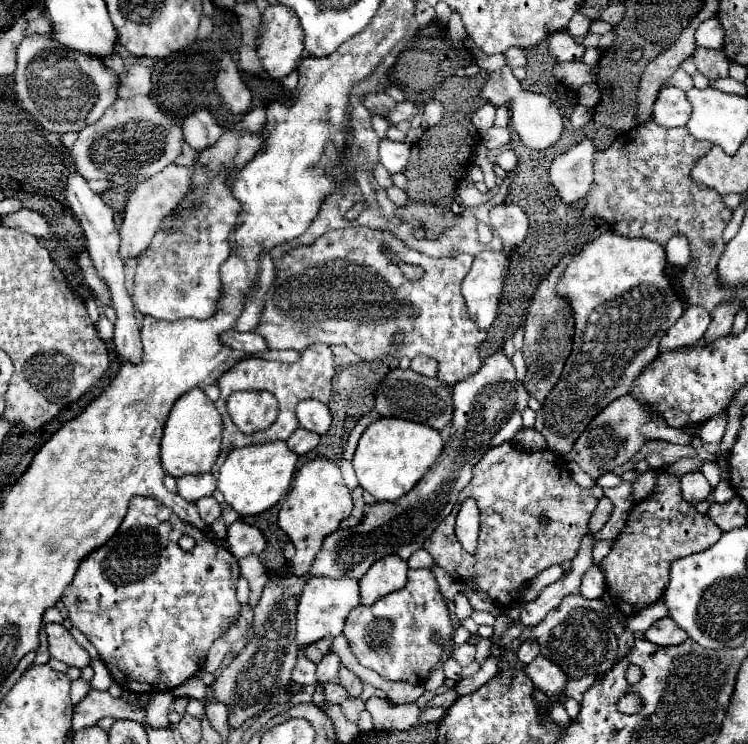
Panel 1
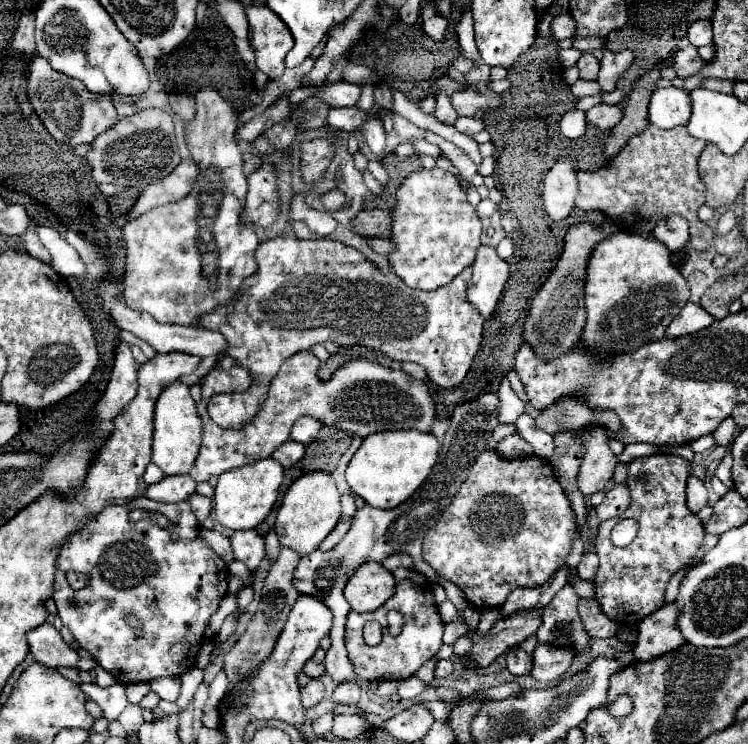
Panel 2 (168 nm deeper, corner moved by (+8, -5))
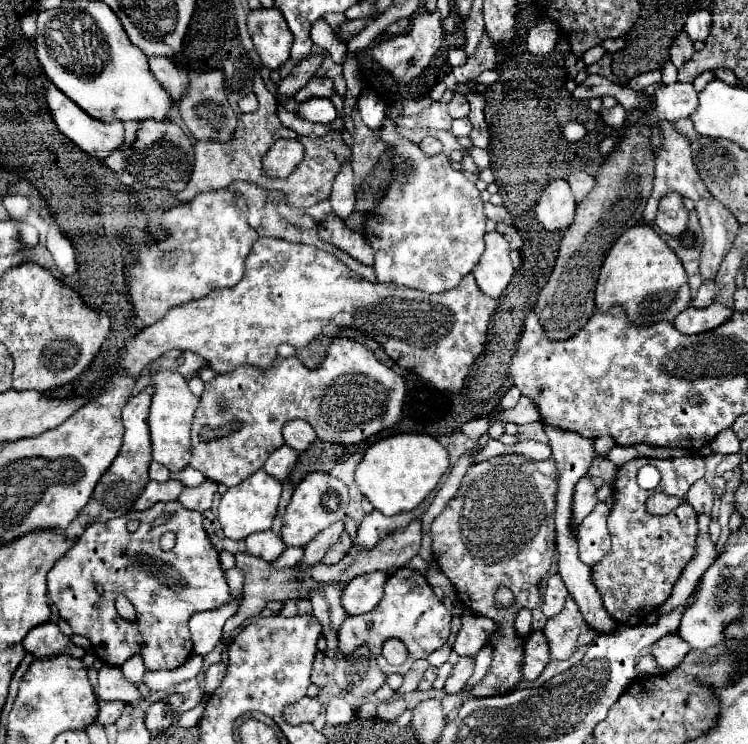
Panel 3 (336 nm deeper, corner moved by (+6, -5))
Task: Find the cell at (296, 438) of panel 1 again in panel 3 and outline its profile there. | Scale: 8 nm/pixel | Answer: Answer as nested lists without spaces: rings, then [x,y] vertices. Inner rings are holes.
[[[283,444],[283,446],[279,446],[277,450],[273,450],[269,454],[263,470],[283,482],[289,476],[289,472],[293,470],[293,466],[297,462],[297,456],[299,456],[297,450],[293,450],[293,448],[289,448],[289,446]]]

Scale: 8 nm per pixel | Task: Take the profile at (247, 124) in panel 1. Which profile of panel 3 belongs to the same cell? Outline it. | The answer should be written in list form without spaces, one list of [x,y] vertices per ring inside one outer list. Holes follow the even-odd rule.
[[[313,76],[309,80],[309,84],[305,84],[305,88],[301,88],[297,92],[297,102],[305,102],[311,98],[331,98],[335,94],[335,84],[329,78],[317,78]]]

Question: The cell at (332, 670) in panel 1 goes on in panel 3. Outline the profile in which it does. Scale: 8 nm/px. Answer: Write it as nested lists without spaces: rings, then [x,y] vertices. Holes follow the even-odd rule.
[[[301,698],[297,704],[289,706],[285,710],[285,720],[289,720],[291,724],[301,724],[301,722],[313,722],[321,712],[321,702],[319,698]]]

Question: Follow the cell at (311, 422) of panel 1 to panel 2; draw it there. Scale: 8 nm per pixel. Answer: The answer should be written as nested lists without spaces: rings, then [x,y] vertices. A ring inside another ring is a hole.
[[[301,416],[299,420],[295,420],[295,424],[291,428],[291,440],[301,442],[301,444],[309,444],[315,440],[319,430],[321,430],[321,424],[317,424],[315,418]]]

